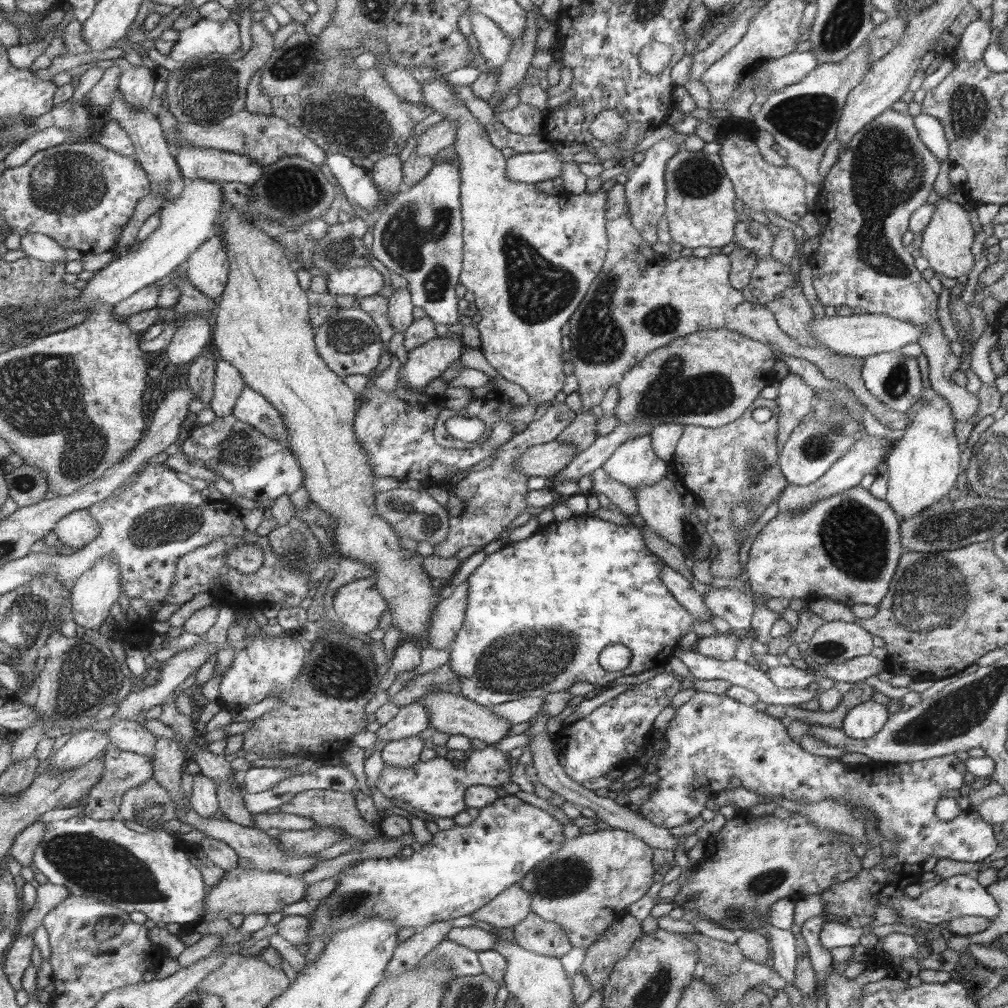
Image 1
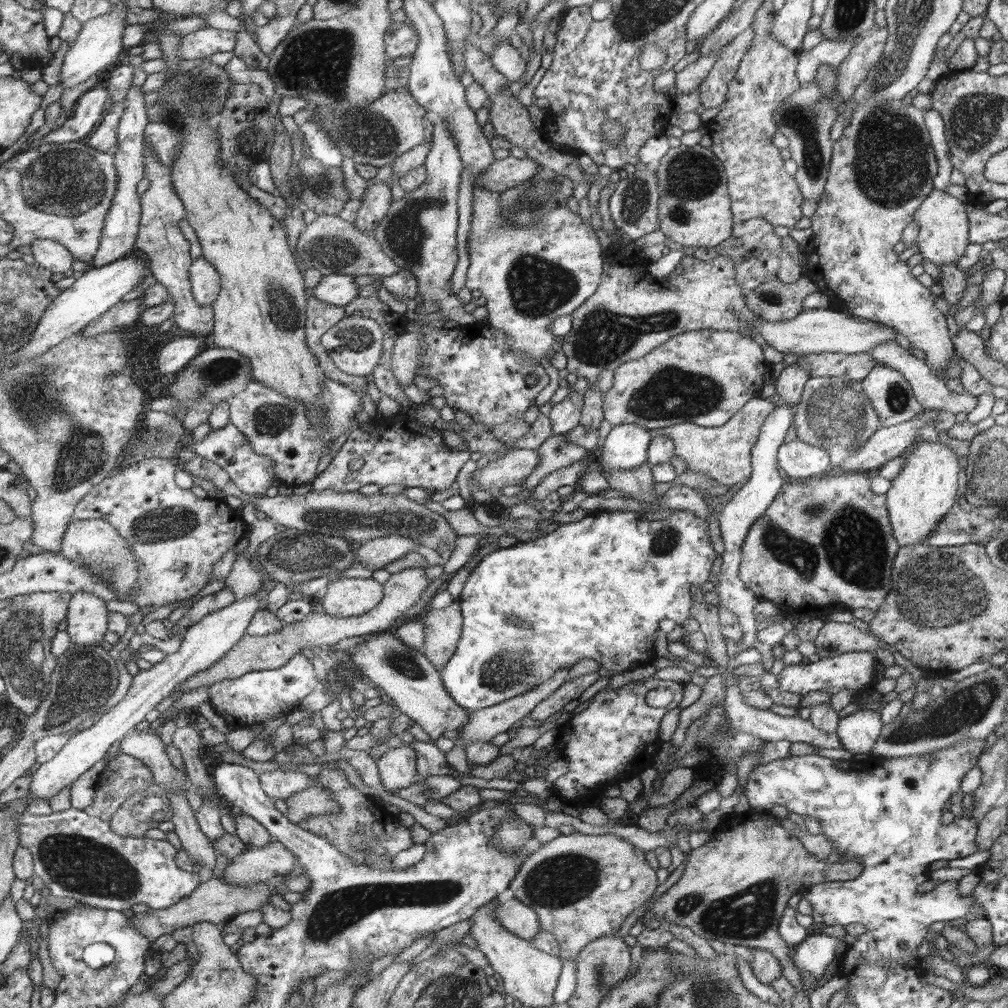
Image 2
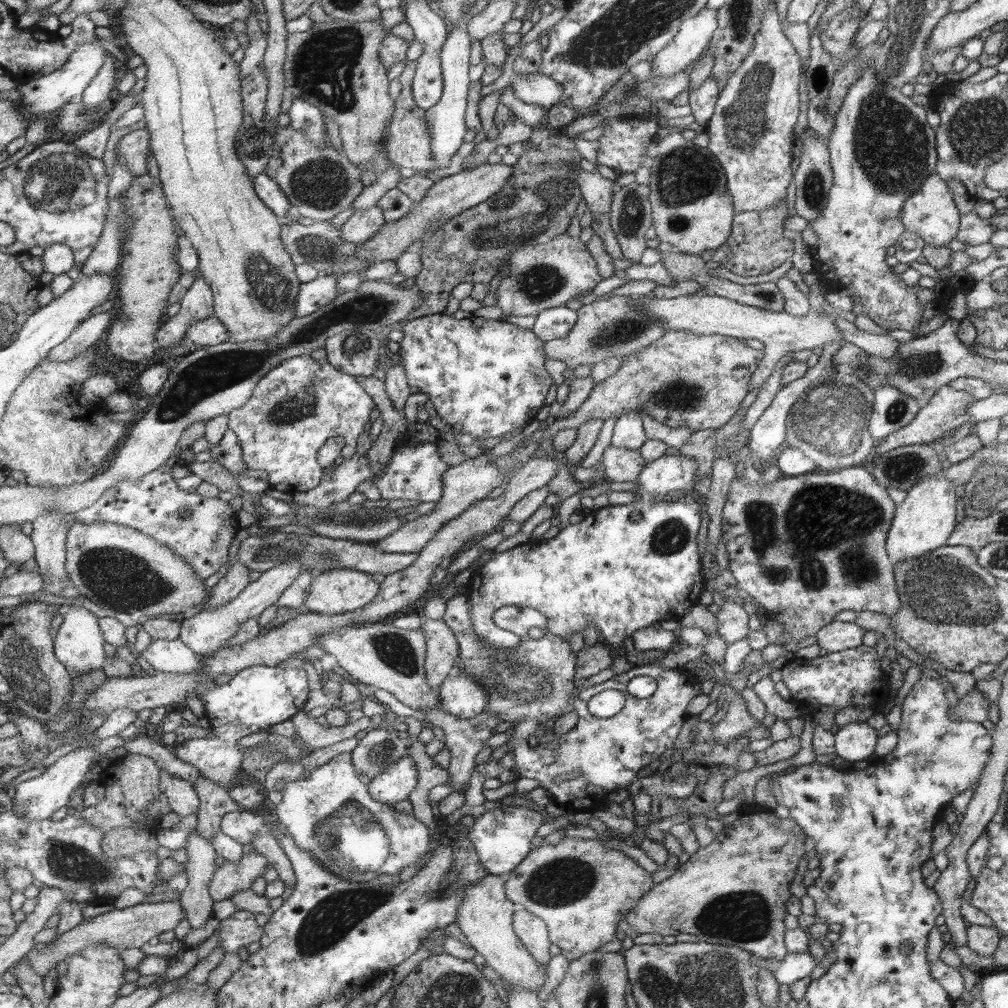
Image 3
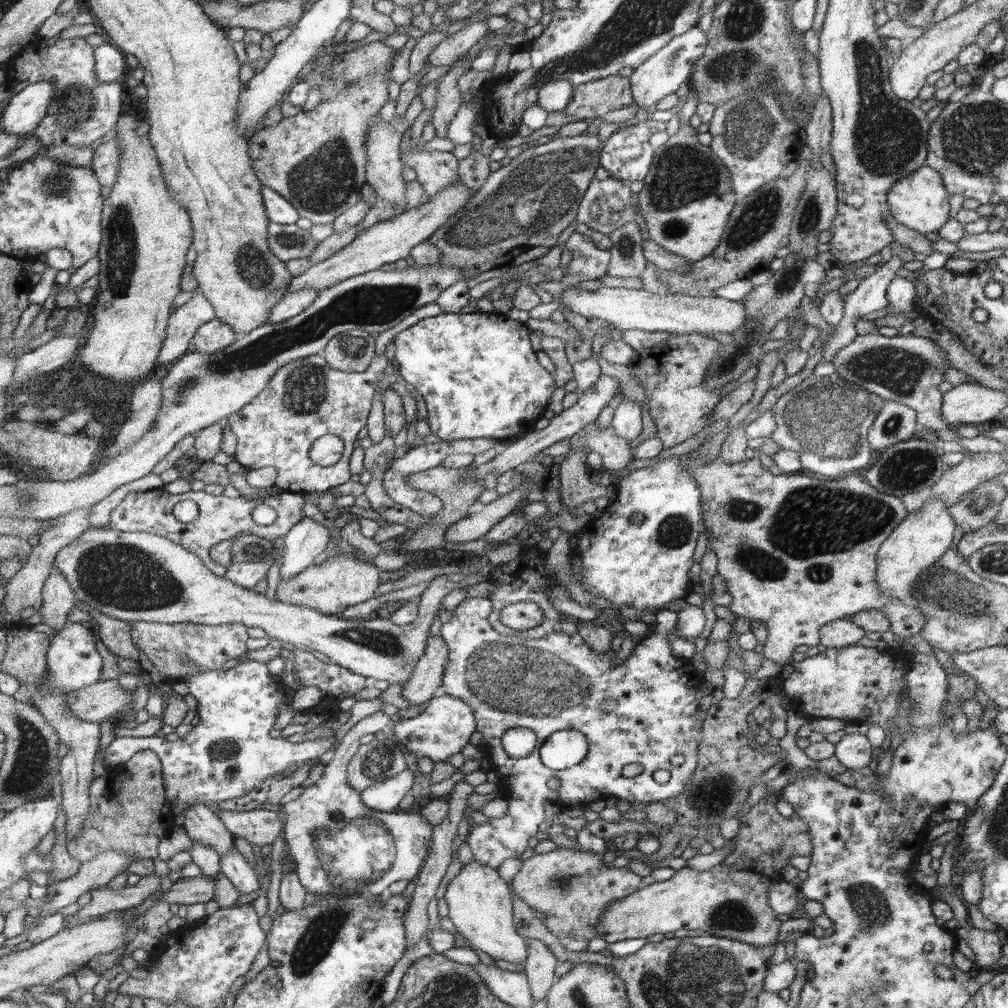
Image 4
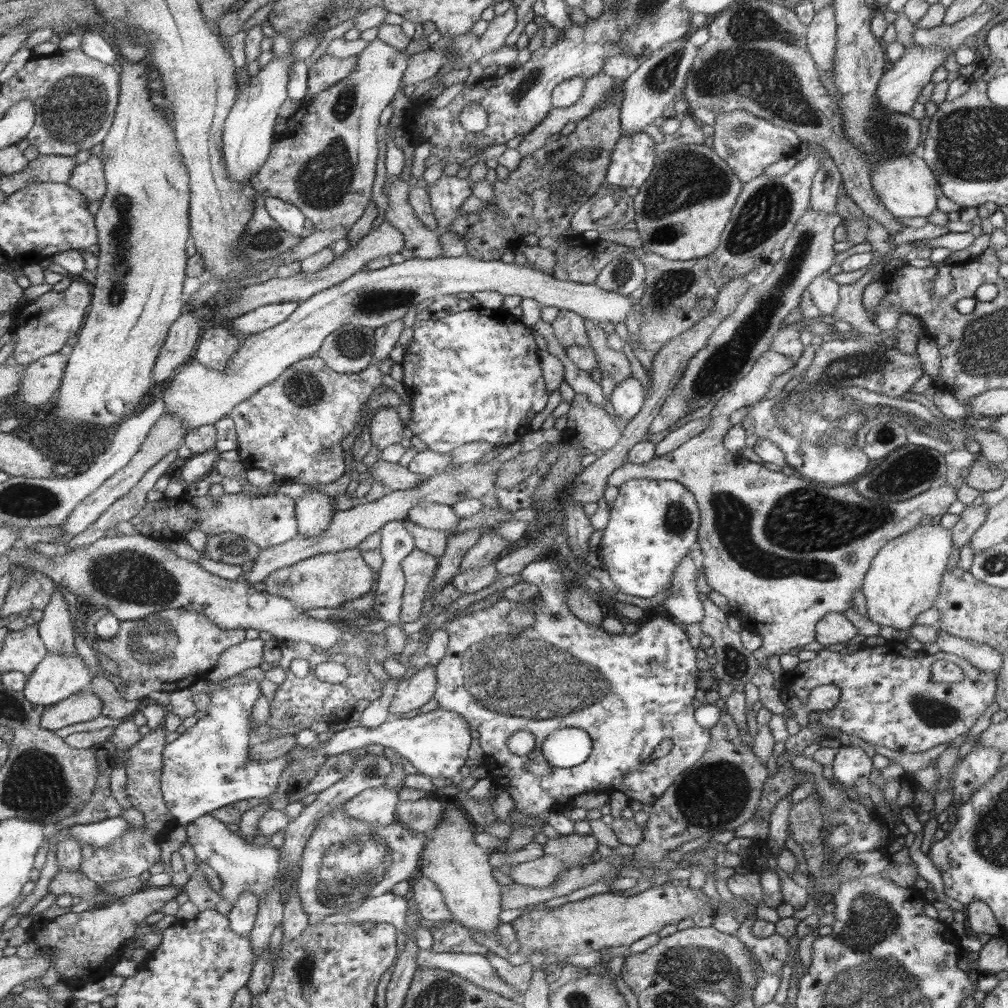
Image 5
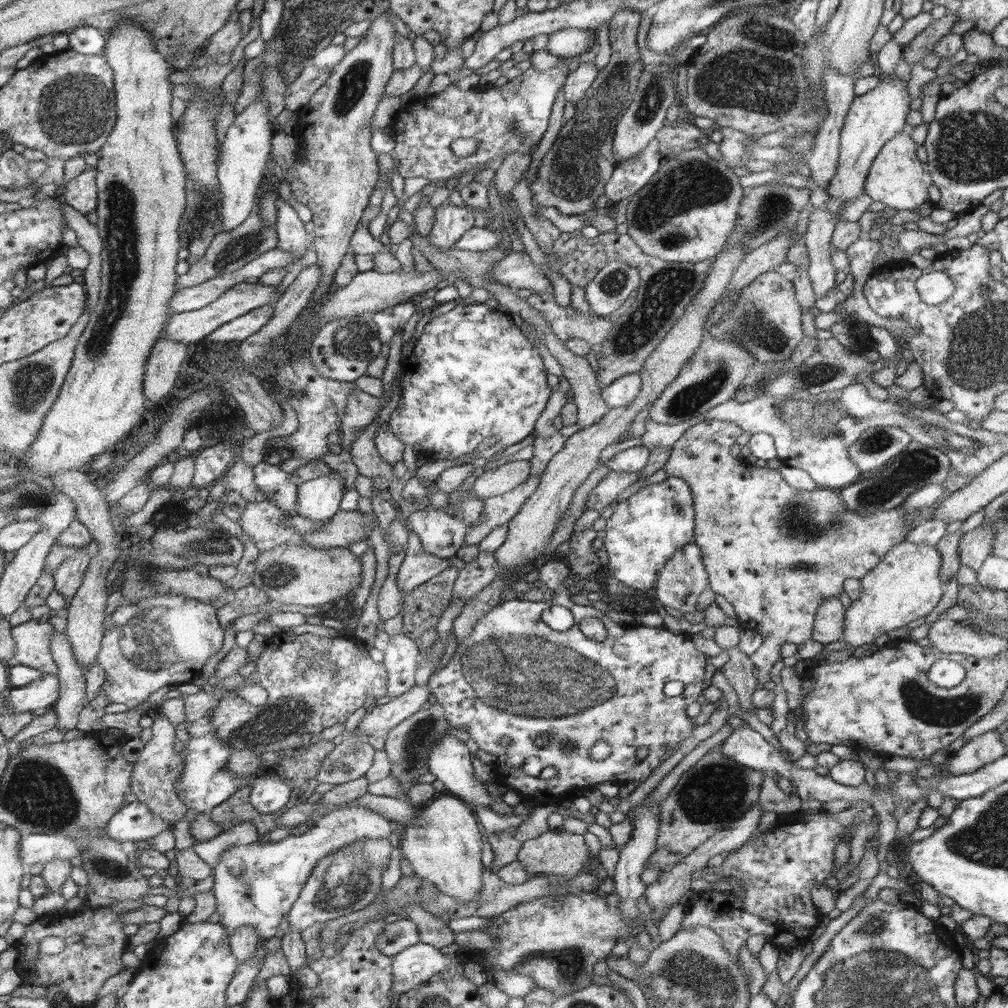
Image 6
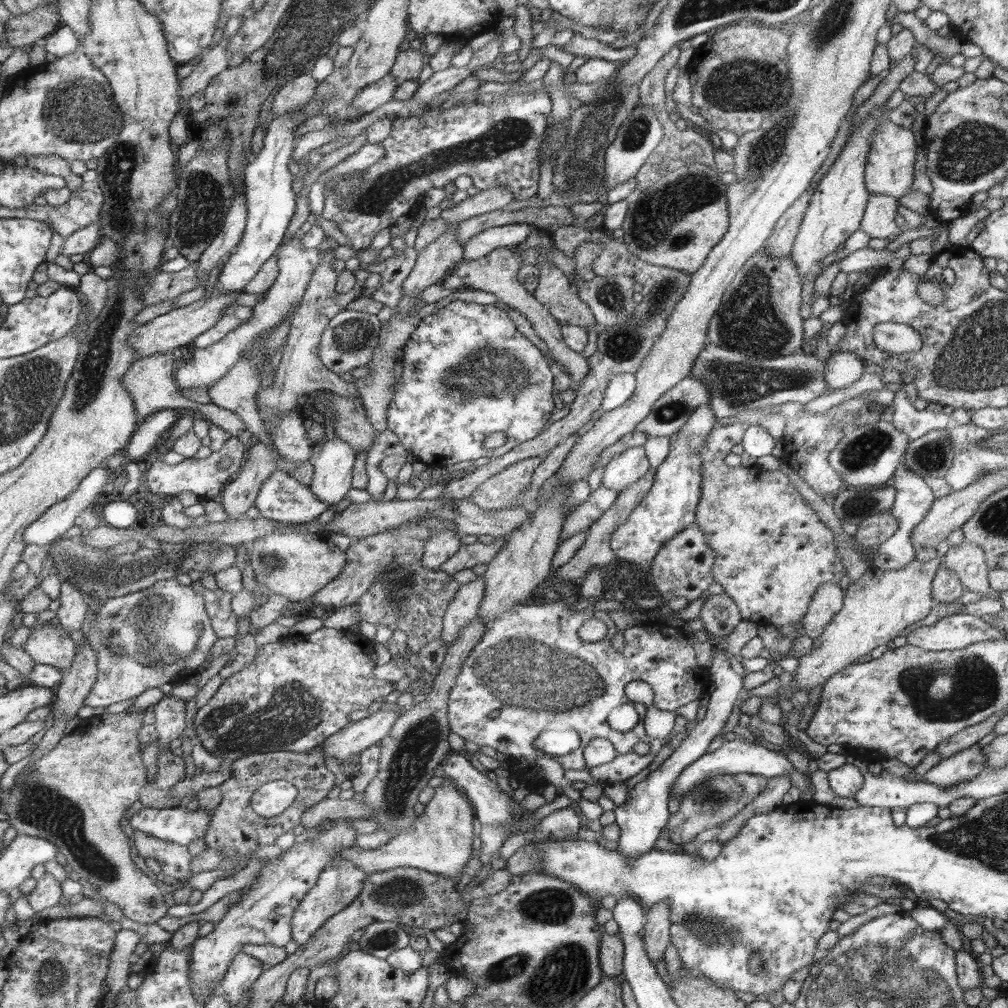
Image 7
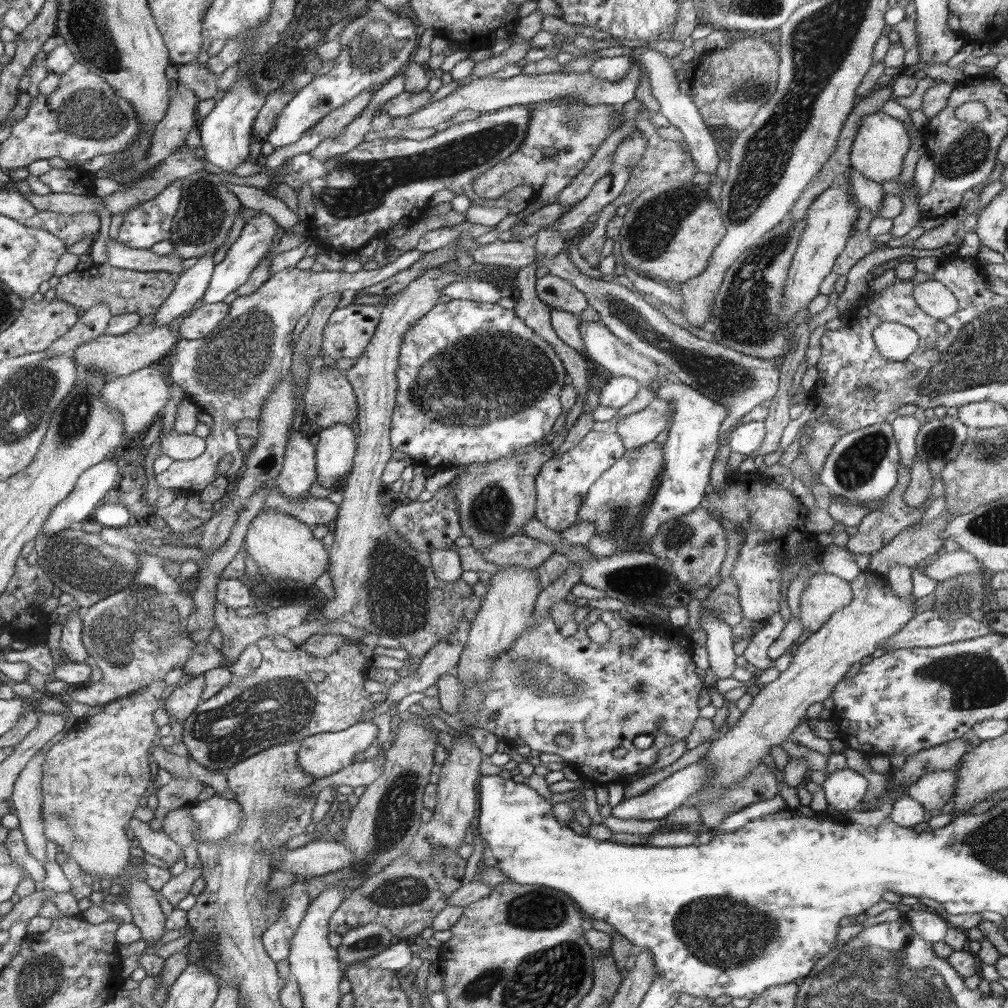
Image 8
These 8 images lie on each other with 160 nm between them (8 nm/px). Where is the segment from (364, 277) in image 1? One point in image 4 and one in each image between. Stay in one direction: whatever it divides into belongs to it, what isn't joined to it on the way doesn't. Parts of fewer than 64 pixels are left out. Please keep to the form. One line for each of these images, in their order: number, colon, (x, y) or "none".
2: (339, 290)
3: (317, 293)
4: (294, 303)

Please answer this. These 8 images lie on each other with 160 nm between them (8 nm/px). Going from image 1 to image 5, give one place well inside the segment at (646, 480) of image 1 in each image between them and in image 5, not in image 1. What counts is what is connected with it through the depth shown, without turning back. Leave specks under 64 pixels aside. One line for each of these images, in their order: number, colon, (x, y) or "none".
2: (627, 445)
3: (629, 432)
4: (627, 419)
5: (628, 398)

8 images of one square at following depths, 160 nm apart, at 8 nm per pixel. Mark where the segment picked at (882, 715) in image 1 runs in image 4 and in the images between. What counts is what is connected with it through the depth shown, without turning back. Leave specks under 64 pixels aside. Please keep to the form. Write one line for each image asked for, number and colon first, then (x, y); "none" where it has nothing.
2: (857, 732)
3: (856, 741)
4: (854, 751)

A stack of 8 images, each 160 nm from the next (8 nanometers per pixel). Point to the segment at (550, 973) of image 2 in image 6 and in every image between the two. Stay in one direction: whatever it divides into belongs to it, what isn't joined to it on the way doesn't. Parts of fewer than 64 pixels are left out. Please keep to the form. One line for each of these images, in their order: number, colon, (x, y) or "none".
3: (486, 915)
4: (480, 904)
5: (459, 867)
6: (443, 846)

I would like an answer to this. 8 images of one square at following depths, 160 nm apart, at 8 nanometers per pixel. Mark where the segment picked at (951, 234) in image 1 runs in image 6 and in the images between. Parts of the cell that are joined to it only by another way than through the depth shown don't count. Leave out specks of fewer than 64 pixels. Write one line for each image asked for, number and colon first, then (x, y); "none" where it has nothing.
2: (943, 222)
3: (930, 212)
4: (919, 201)
5: (905, 184)
6: (897, 177)

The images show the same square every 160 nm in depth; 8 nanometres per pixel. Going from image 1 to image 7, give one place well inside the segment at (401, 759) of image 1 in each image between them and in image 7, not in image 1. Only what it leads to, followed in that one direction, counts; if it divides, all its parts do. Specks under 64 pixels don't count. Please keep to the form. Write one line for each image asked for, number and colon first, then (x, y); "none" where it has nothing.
2: (397, 767)
3: (397, 782)
4: (385, 796)
5: (377, 806)
6: (255, 886)
7: (264, 916)

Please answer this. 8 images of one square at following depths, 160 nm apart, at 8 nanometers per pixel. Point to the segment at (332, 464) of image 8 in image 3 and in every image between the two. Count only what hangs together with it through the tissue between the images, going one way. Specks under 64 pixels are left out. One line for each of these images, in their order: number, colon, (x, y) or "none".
3: (206, 631)
4: (307, 539)
5: (313, 511)
6: (317, 499)
7: (332, 475)

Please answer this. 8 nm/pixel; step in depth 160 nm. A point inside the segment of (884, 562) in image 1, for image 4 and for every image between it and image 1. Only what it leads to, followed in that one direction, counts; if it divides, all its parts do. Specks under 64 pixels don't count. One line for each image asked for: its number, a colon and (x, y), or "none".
2: (825, 544)
3: (806, 547)
4: (796, 552)

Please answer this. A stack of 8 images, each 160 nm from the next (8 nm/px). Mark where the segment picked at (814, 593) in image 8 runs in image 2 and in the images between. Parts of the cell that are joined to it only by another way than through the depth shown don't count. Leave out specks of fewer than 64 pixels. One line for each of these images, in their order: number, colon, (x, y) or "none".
2: (834, 638)
3: (837, 636)
4: (839, 633)
5: (835, 628)
6: (828, 623)
7: (828, 600)

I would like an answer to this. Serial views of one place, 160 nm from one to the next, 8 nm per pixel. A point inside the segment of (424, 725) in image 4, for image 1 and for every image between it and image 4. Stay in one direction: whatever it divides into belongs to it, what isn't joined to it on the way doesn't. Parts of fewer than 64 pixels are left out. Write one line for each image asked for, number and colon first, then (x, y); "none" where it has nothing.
1: (539, 611)
2: (597, 588)
3: (460, 695)

